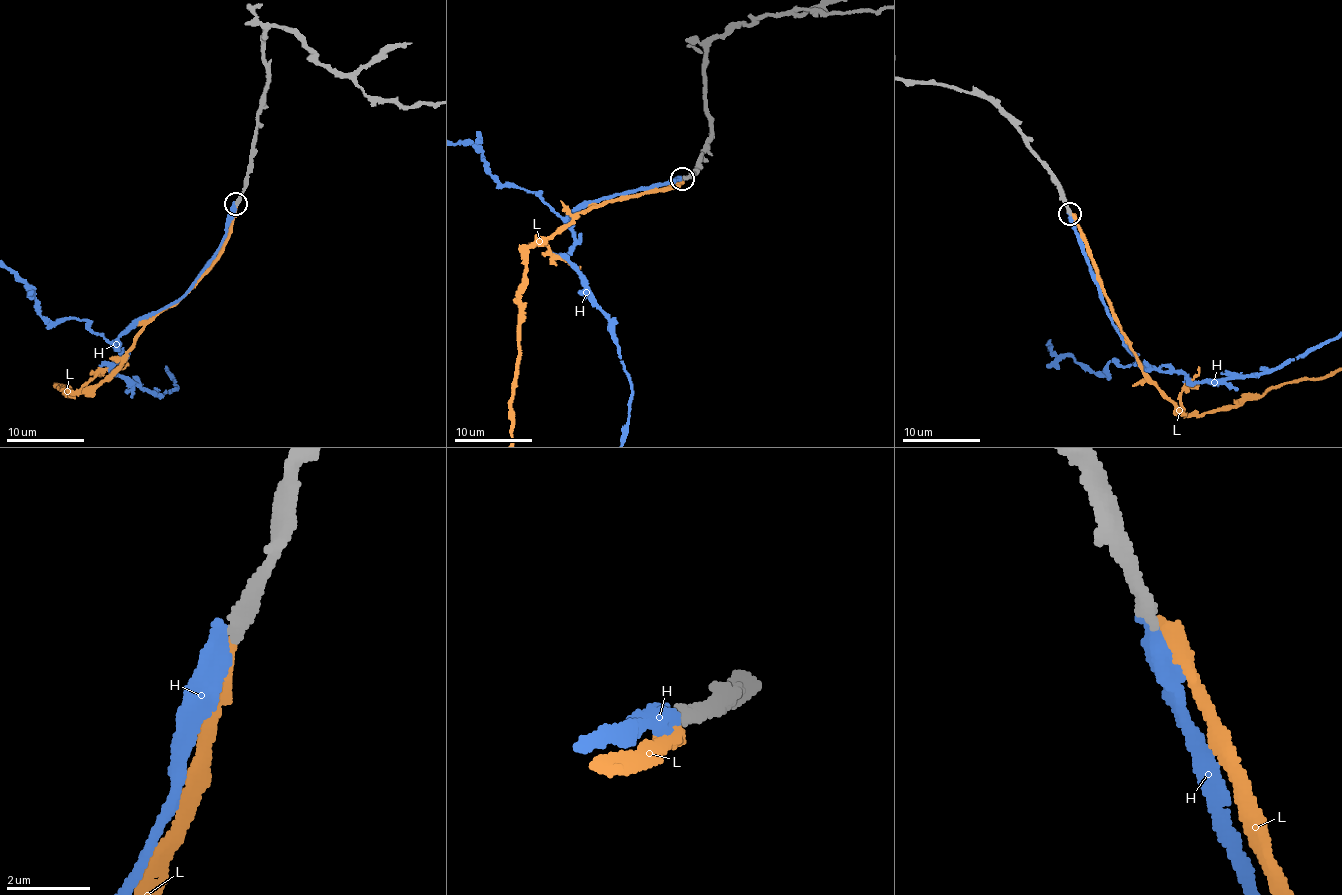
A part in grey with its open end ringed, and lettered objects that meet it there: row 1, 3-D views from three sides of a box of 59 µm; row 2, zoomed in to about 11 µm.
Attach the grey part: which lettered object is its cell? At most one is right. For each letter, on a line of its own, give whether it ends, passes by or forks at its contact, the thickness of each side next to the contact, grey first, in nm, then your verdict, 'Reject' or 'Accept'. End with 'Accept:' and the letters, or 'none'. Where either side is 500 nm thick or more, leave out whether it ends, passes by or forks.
H: It ends there. Thickness 360 nm (grey) against 440 nm. Accept
L: It ends there. Thickness 360 nm (grey) against 440 nm. Reject
Accept: H

